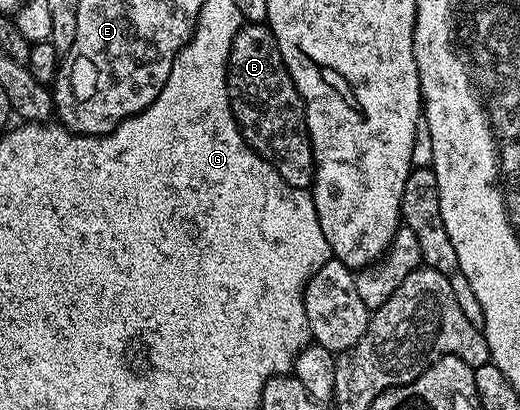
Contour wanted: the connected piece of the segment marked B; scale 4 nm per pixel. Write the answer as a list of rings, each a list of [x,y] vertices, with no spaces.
[[[252,22],[244,24],[237,32],[229,52],[227,91],[235,123],[239,125],[239,131],[251,149],[256,150],[274,168],[285,184],[298,190],[307,190],[315,180],[315,149],[311,146],[311,137],[307,131],[307,113],[303,107],[303,98],[285,68],[285,60],[277,48],[277,40],[270,26]]]

